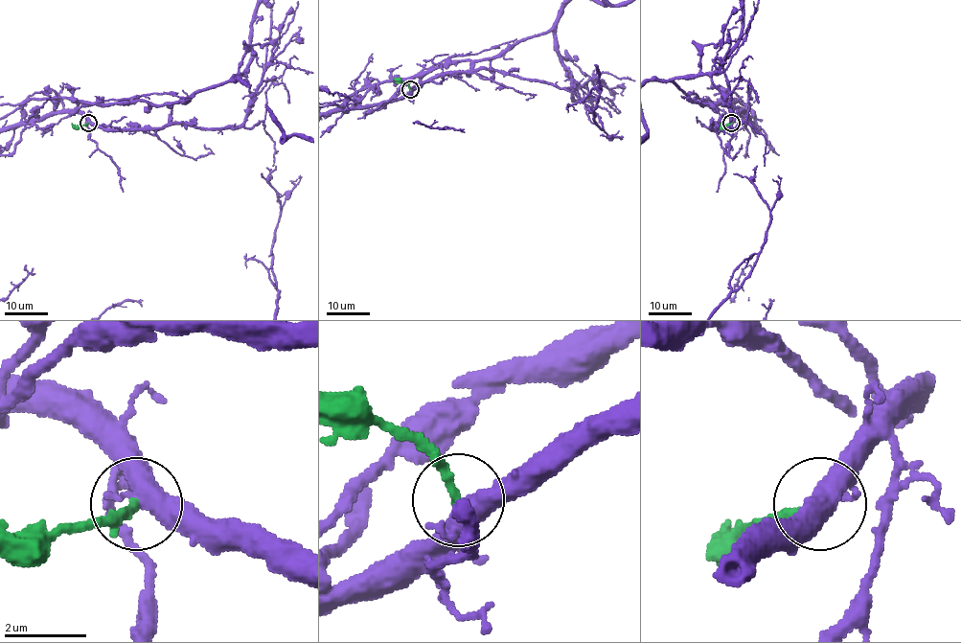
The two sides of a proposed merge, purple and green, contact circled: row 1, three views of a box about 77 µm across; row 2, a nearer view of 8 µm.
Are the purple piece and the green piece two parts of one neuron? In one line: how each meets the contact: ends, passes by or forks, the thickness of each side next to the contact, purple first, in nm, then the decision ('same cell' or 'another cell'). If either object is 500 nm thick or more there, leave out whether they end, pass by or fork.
purple forks; green ends; calibres 400 and 240 nm; same cell

